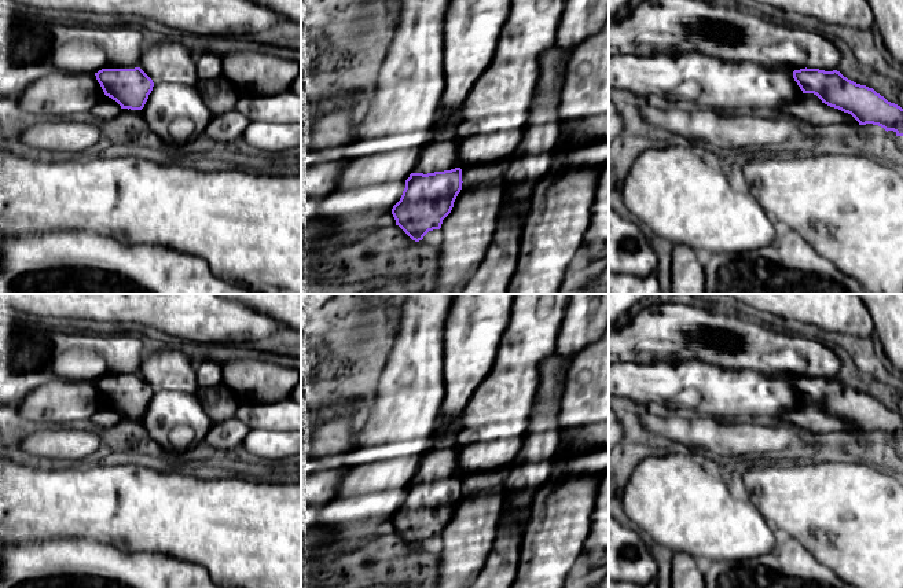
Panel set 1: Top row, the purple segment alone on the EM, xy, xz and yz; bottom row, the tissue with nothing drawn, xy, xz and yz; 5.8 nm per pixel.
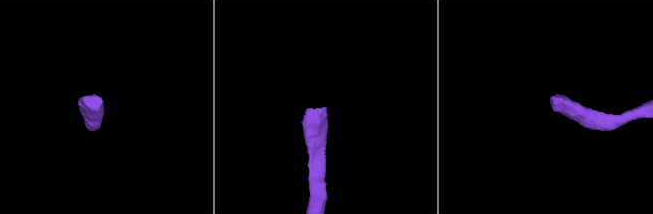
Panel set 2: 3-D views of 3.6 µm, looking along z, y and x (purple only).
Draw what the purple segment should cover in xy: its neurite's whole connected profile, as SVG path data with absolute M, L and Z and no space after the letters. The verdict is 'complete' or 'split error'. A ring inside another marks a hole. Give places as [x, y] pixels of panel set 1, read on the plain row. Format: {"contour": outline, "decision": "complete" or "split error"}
{"contour": "M102 376L95 381L106 404L121 416L142 418L153 398L153 387L140 376Z", "decision": "complete"}

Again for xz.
{"contour": "M459 418L436 437L433 448L425 452L414 479L405 488L400 508L392 517L396 533L415 550L422 548L429 539L441 536L443 528L451 521L462 497L462 471L458 463L459 449L456 446L458 429Z", "decision": "split error"}

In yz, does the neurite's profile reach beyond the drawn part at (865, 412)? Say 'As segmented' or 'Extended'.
Extended

